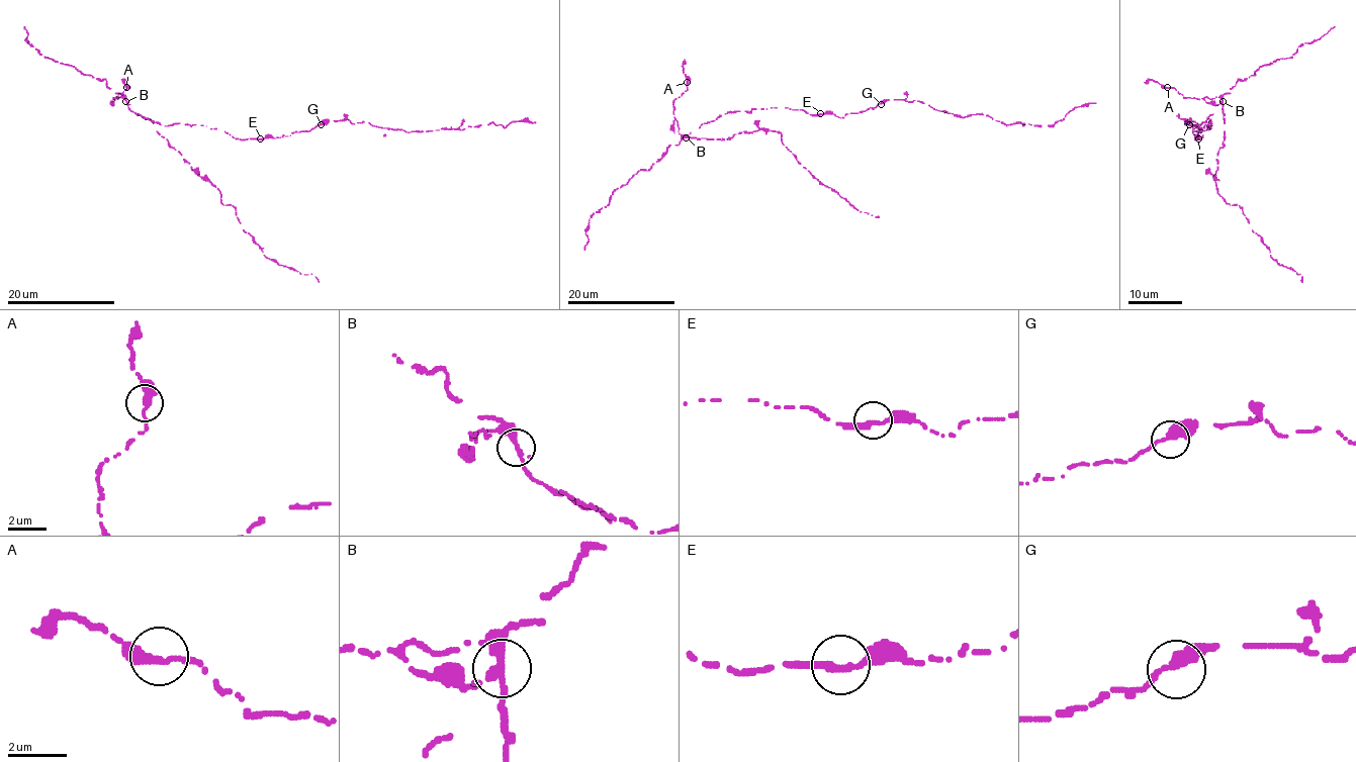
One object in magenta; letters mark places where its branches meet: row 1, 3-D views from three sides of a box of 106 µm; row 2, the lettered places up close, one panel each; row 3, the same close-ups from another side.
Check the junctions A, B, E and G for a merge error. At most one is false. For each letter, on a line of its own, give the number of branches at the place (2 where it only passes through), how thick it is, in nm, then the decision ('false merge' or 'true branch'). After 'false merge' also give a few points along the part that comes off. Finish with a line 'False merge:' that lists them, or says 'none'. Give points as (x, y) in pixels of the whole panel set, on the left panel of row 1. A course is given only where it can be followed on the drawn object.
A: branches 2; calibre 360 nm; true branch
B: branches 2; calibre 300 nm; false merge; course (126, 102), (210, 182), (268, 259), (311, 273), (319, 281)
E: branches 2; calibre 280 nm; true branch
G: branches 2; calibre 320 nm; true branch
False merge: B

